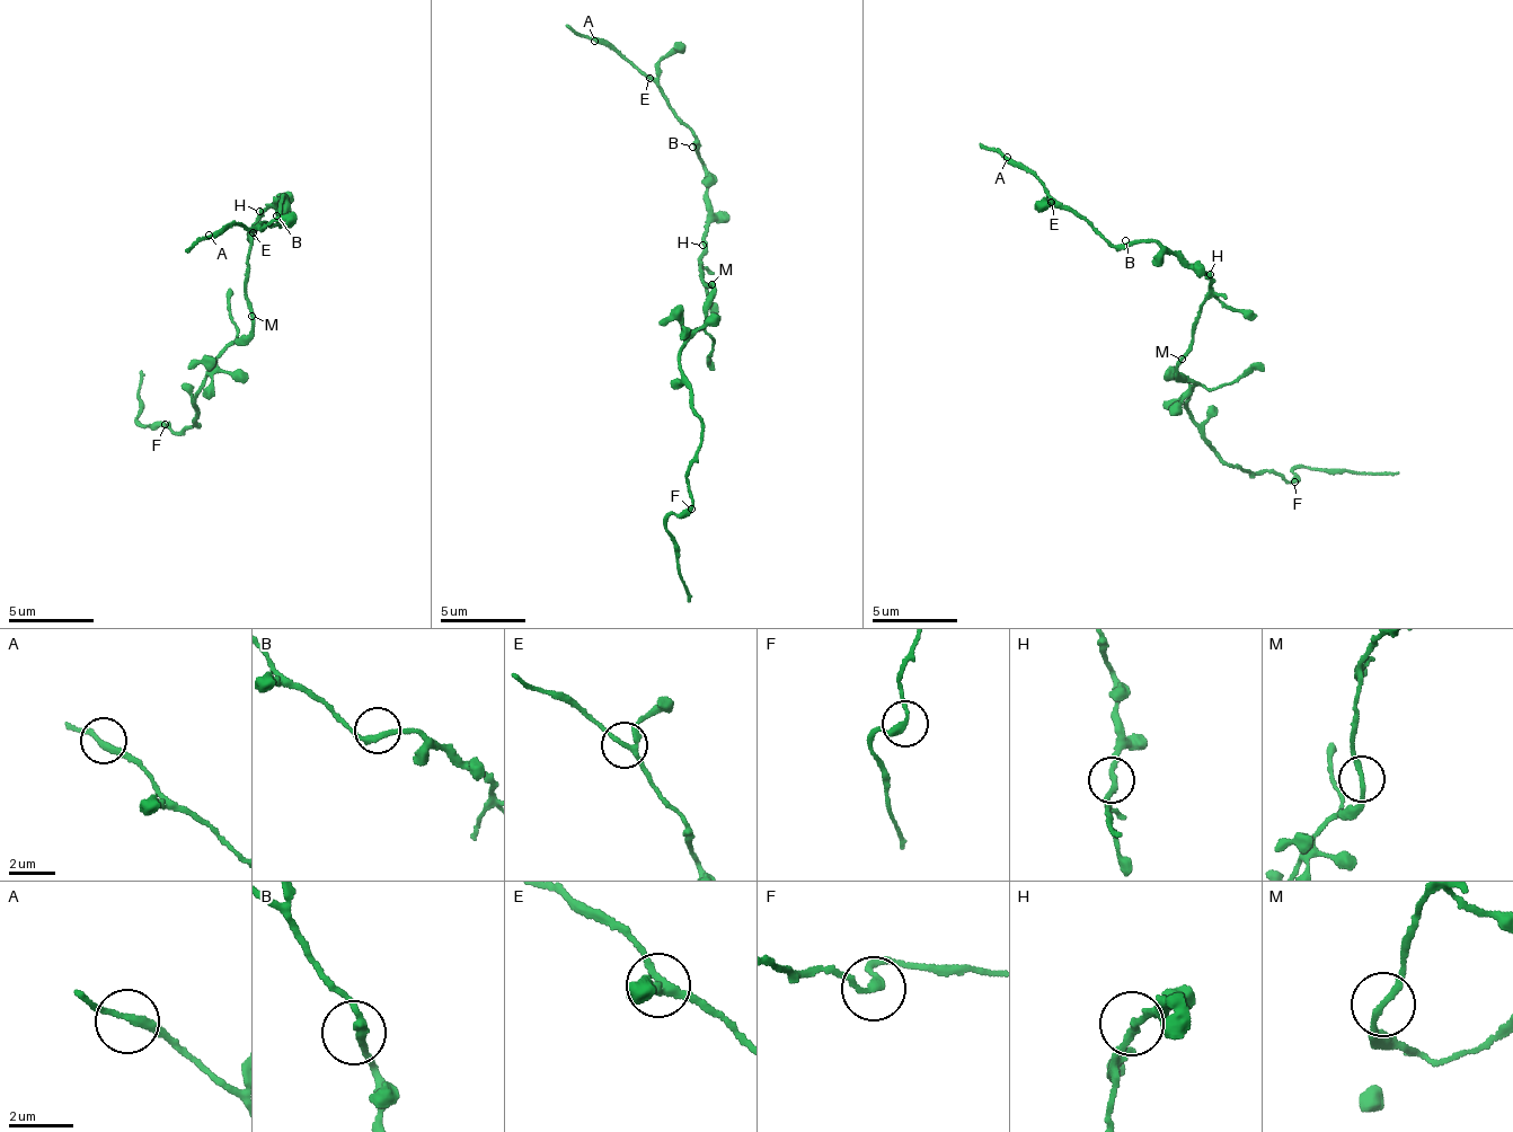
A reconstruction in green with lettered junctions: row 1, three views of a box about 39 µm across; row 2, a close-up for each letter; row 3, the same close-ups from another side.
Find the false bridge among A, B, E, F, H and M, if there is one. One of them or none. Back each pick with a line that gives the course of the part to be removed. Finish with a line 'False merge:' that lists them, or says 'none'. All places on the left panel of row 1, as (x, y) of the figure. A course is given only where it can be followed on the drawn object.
False merge: none

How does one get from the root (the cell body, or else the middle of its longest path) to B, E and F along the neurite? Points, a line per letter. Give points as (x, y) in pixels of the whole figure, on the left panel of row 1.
B: (253, 318), (245, 291), (251, 227), (260, 212), (271, 209), (283, 197), (280, 196), (282, 204), (276, 215)
E: (253, 318), (245, 291), (251, 227), (260, 212), (283, 197), (280, 228), (263, 224), (253, 232)
F: (253, 318), (253, 335), (215, 360), (193, 398), (192, 423), (198, 425), (171, 433), (164, 423)

